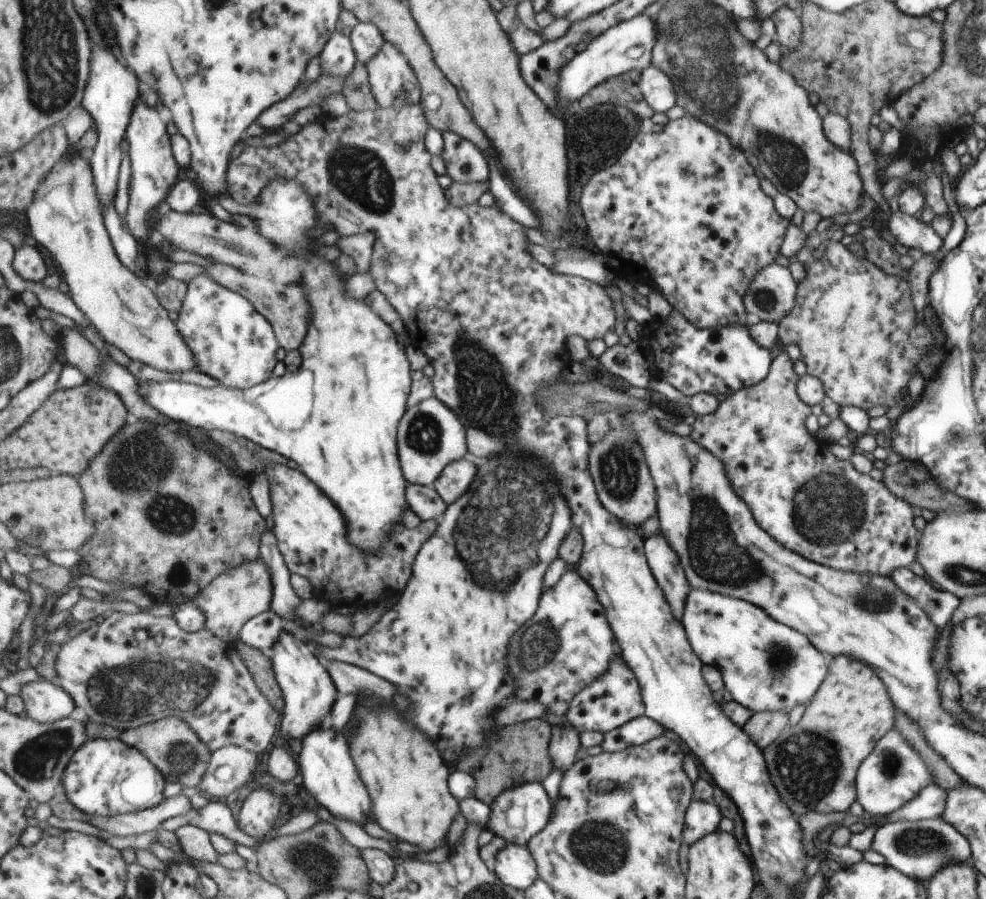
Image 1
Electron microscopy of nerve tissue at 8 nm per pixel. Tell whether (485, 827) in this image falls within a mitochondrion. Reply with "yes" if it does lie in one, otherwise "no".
no

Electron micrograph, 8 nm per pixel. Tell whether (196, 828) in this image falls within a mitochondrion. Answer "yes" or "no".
no

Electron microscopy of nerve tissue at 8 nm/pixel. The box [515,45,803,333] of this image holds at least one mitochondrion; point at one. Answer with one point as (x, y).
(766, 300)

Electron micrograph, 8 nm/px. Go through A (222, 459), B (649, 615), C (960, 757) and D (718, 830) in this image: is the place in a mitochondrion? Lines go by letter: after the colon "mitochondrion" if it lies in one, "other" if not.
A: other
B: other
C: other
D: other

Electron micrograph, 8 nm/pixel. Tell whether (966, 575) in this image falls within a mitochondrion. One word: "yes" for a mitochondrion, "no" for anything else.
yes

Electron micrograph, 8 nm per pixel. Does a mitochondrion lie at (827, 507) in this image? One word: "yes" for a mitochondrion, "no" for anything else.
yes

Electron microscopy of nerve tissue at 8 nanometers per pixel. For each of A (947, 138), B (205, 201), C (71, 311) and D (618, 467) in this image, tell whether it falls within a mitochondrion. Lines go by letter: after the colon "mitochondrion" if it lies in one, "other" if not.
A: other
B: other
C: other
D: mitochondrion

